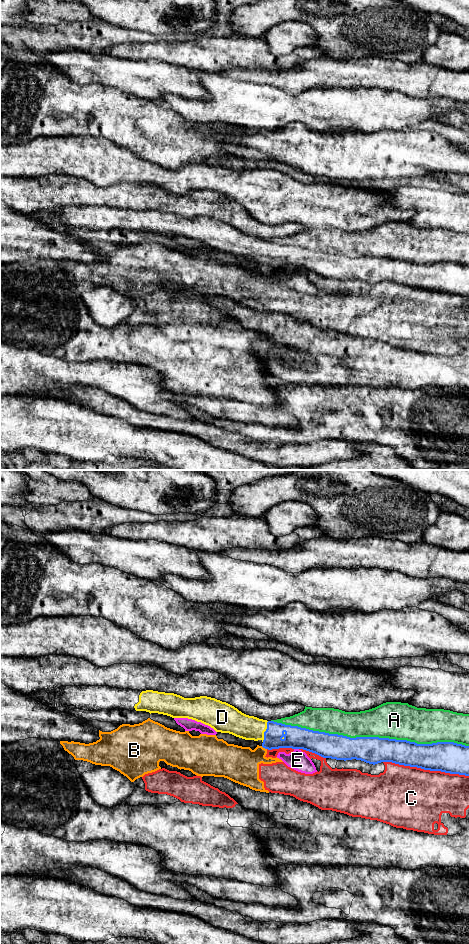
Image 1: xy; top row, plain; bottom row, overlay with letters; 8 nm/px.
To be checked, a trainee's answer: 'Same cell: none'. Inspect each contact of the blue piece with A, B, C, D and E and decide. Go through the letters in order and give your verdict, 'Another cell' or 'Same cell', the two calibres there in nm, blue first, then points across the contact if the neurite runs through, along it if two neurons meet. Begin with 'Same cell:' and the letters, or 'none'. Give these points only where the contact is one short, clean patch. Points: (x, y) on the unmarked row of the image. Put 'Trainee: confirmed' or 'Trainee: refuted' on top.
Trainee: refuted
Same cell: D
A: Another cell. Thickness 220 nm (blue) against 300 nm
B: Another cell. Thickness 160 nm (blue) against 300 nm. Boundary: xy (261, 266), (266, 269)
C: Another cell. Thickness 260 nm (blue) against 480 nm
D: Same cell. Thickness 180 nm (blue) against 190 nm. Path across: xy (295, 257), (273, 255), (265, 251), (247, 247)
E: Another cell. Thickness 200 nm (blue) against 160 nm

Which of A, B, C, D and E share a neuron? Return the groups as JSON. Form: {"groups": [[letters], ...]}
{"groups": [["A"], ["B", "C"], ["D"], ["E"]]}

